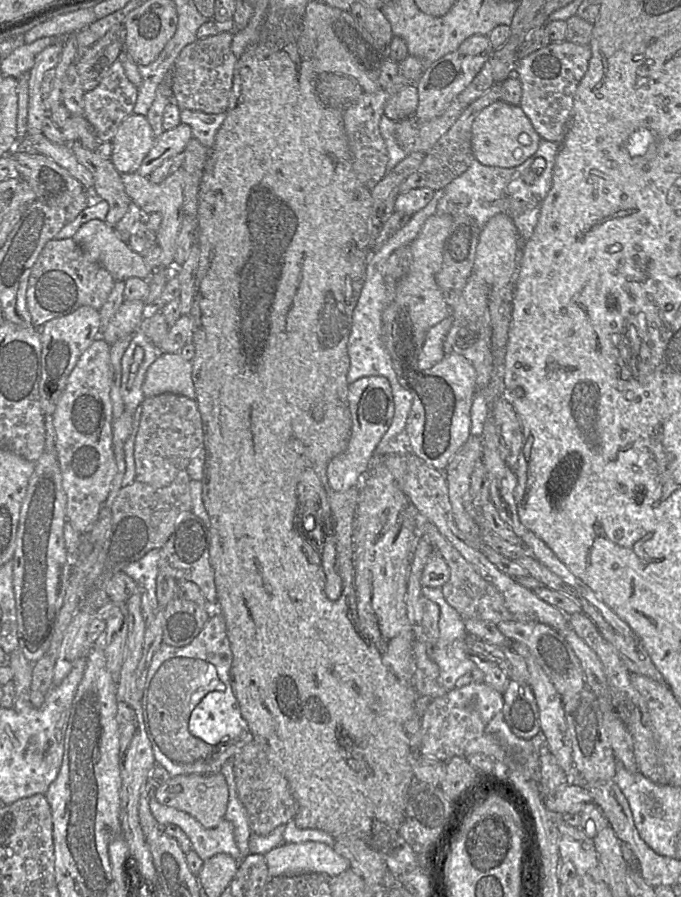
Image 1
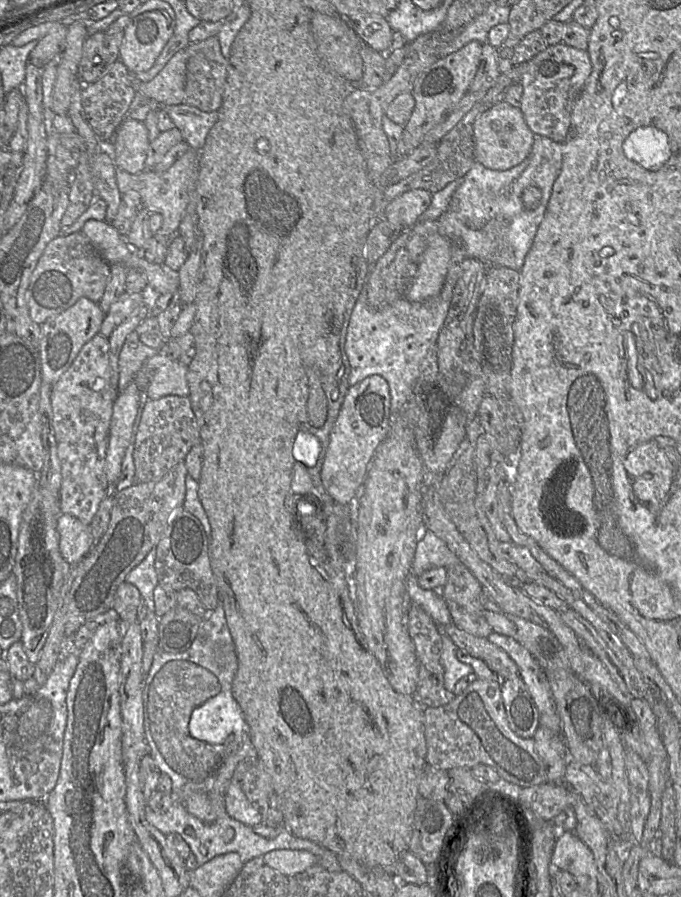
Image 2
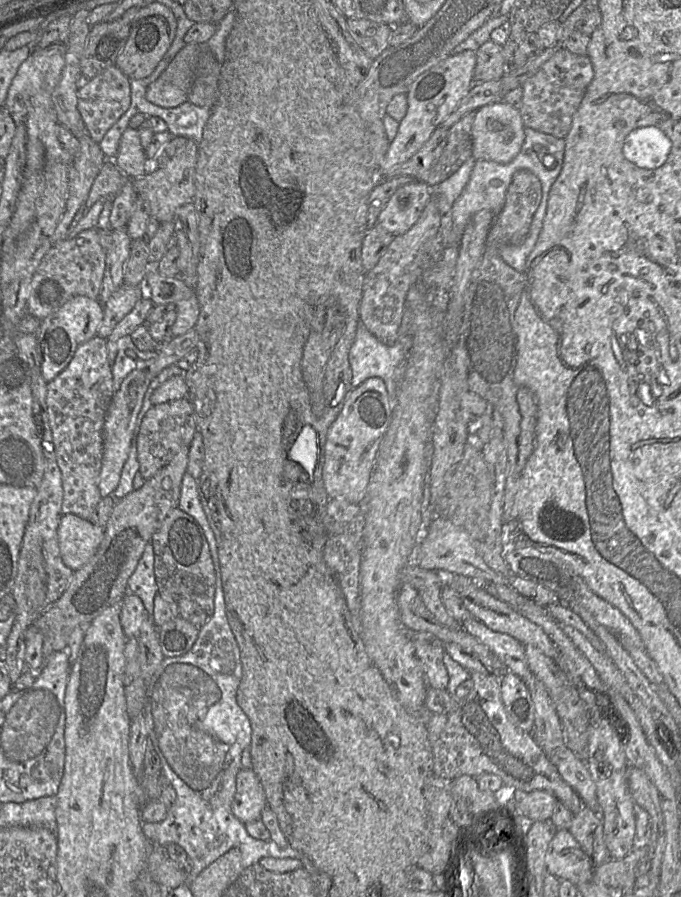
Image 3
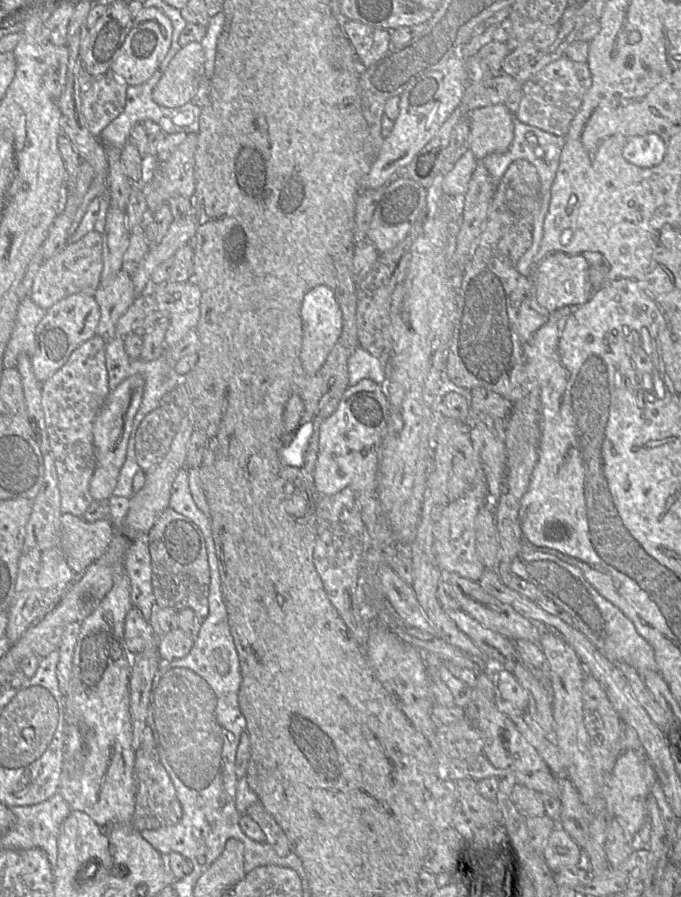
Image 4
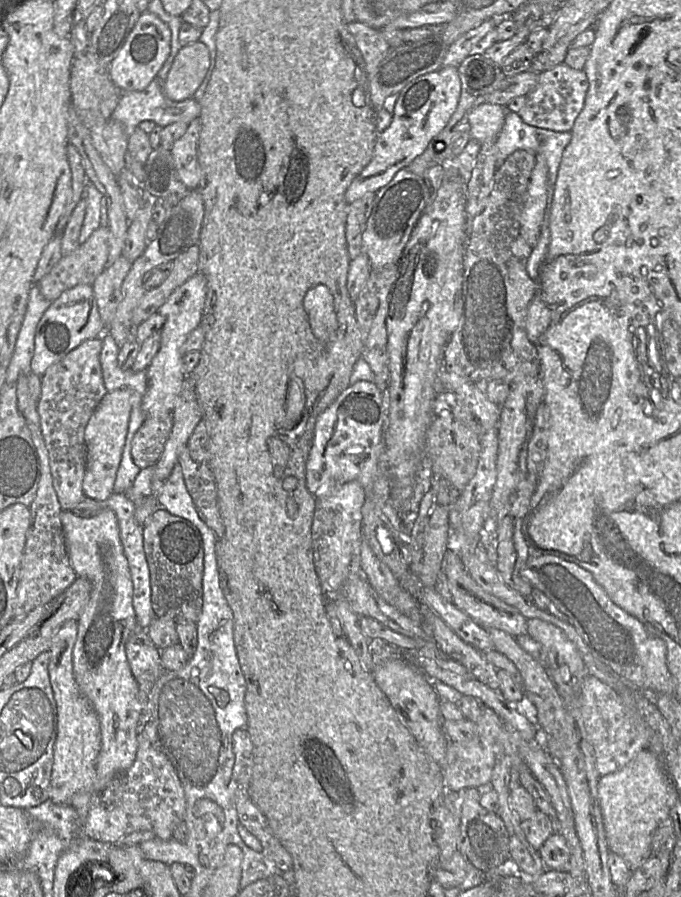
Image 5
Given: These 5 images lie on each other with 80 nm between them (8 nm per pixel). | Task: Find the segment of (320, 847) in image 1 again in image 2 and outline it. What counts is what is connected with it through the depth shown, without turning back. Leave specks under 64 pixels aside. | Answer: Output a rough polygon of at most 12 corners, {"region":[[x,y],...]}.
{"region":[[279,849],[262,857],[283,875],[319,864],[305,850]]}

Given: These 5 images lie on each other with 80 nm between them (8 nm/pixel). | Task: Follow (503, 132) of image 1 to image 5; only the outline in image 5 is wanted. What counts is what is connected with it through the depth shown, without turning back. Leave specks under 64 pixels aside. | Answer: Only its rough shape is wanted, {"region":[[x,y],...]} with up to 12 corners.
{"region":[[481,103],[468,116],[480,144],[496,141],[507,108]]}

